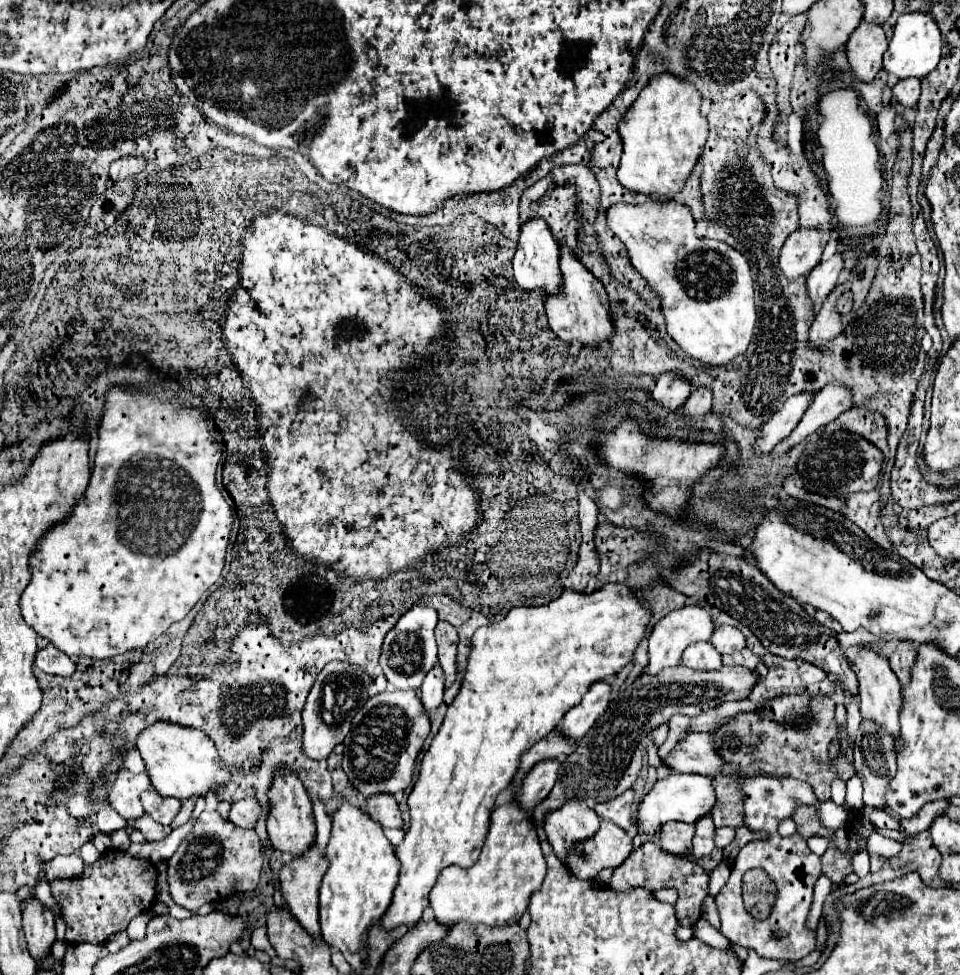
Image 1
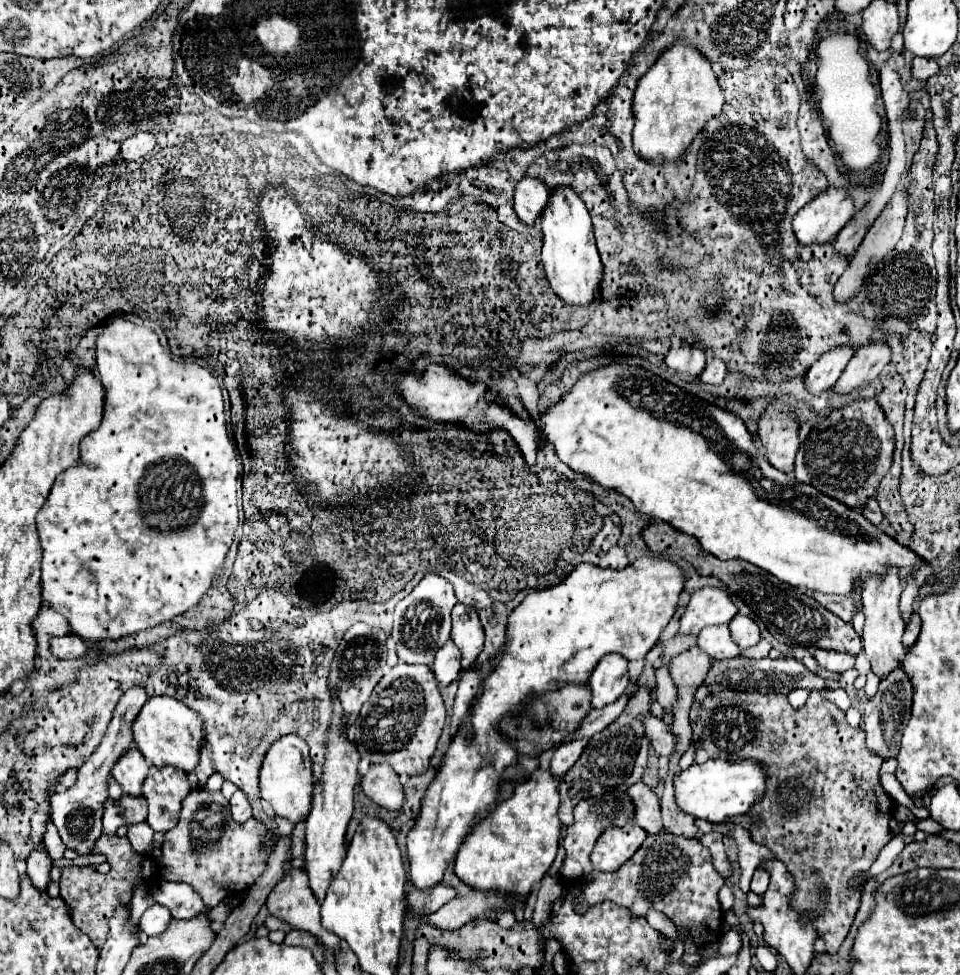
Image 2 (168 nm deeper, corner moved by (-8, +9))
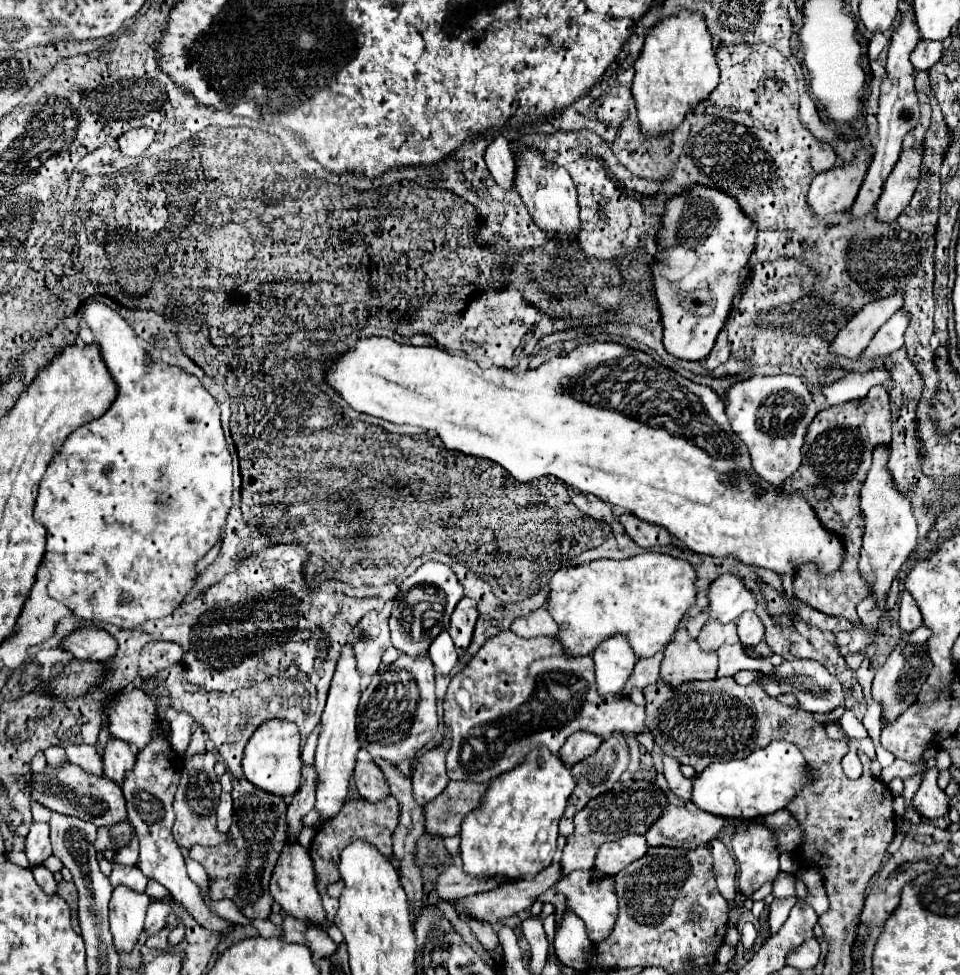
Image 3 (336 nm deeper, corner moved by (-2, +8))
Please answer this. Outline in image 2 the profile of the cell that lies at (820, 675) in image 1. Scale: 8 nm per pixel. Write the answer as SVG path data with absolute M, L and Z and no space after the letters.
M814 650L814 658L820 666L832 672L846 672L854 666L854 658L850 654L838 654L832 650Z

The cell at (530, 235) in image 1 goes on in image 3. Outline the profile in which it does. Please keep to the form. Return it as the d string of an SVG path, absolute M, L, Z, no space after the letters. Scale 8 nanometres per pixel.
M502 135L494 137L490 141L490 145L486 147L484 159L486 159L488 171L492 173L496 183L504 189L512 189L514 187L514 173L516 173L516 157L510 149L508 139L504 139Z

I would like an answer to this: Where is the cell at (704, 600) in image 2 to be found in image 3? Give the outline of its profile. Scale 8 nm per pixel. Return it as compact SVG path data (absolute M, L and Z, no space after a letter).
M720 575L710 585L710 617L722 623L736 621L744 611L756 609L754 593L744 585L740 575Z

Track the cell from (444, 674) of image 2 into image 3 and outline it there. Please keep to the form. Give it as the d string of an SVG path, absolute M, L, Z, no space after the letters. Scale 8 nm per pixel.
M446 629L432 641L432 647L428 649L428 655L434 661L434 667L436 667L438 673L448 675L452 671L452 667L458 661L458 655L456 655L456 649L454 649L452 637L448 635Z

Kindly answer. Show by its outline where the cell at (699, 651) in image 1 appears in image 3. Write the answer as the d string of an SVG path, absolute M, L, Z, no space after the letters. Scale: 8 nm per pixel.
M710 619L702 627L702 631L698 635L698 643L700 643L702 649L718 649L724 643L734 645L738 641L740 639L738 639L738 633L736 633L736 625L734 623L726 623L724 625L724 623L716 621L716 619Z

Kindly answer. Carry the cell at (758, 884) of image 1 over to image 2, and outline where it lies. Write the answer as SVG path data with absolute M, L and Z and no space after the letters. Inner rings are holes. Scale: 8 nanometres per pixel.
M816 690L810 692L806 704L802 708L792 708L784 694L756 694L756 692L718 692L710 694L700 706L692 706L690 724L694 730L692 740L698 740L696 762L702 764L712 756L712 748L716 748L716 758L724 760L758 760L770 772L770 788L768 792L754 802L754 806L746 812L754 818L754 826L750 826L750 838L768 850L774 852L778 860L782 860L788 872L794 878L796 890L788 896L794 910L814 908L820 900L816 898L816 886L822 884L828 890L828 908L822 918L818 918L818 936L826 942L826 952L836 954L840 944L844 942L854 914L860 906L860 888L848 890L848 880L854 872L868 870L872 862L878 858L878 852L892 838L888 820L892 816L892 798L884 792L878 768L882 760L874 756L866 748L866 736L860 728L852 728L846 722L846 714L824 700ZM782 788L794 788L800 792L804 804L798 812L790 812L786 802L780 798Z

